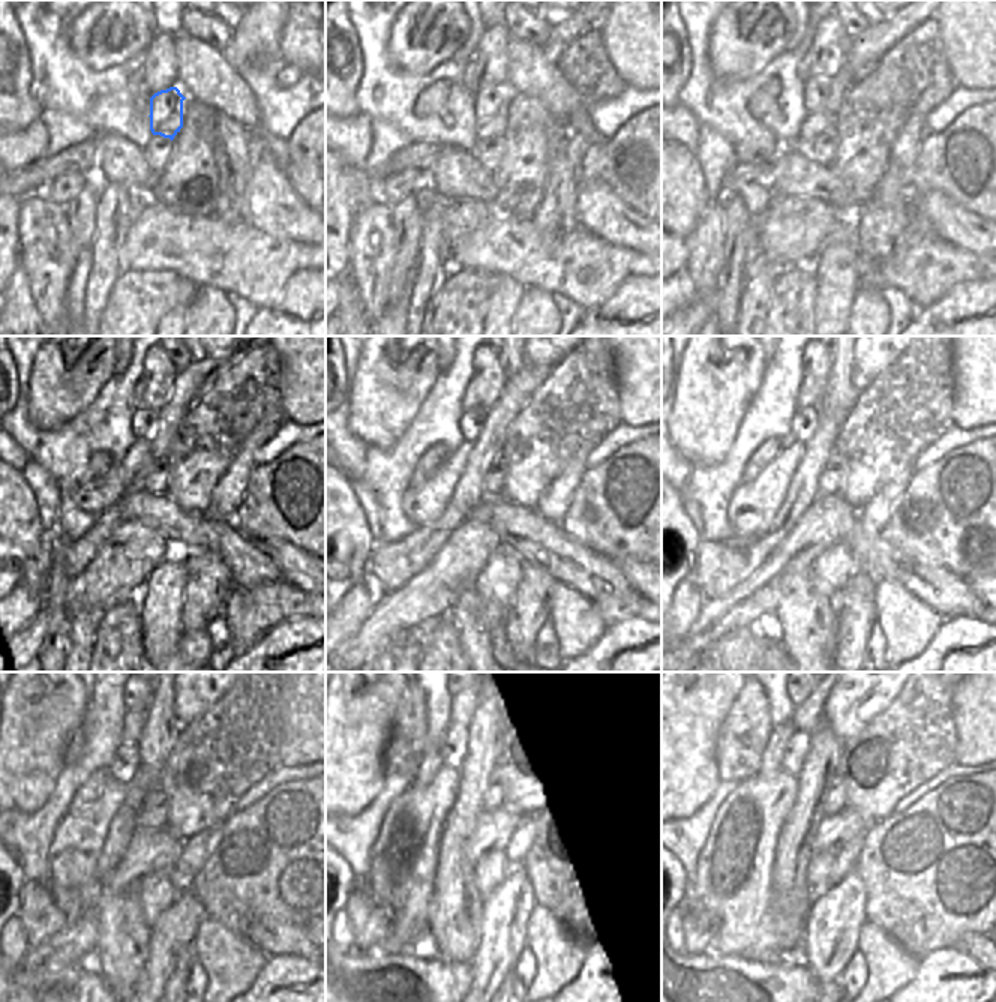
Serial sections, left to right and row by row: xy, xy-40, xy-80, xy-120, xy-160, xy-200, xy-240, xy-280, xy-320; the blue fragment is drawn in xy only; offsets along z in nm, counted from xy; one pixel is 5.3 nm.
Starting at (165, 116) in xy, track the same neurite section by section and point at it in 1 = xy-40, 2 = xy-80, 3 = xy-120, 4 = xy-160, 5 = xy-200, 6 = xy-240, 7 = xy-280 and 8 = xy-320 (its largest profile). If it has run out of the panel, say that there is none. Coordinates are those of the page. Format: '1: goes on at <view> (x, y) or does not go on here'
1: goes on at xy-40 (491, 101)
2: goes on at xy-80 (816, 89)
3: goes on at xy-120 (144, 420)
4: goes on at xy-160 (471, 422)
5: goes on at xy-200 (806, 420)
6: goes on at xy-240 (125, 765)
7: goes on at xy-280 (455, 747)
8: goes on at xy-320 (797, 746)

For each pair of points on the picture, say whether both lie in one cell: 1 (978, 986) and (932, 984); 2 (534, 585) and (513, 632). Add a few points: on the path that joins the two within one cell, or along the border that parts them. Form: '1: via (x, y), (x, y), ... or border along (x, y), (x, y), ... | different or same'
1: via (966, 986), (944, 986) | same
2: via (531, 597), (530, 611), (524, 620) | same

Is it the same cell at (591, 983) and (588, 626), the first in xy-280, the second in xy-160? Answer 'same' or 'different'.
different

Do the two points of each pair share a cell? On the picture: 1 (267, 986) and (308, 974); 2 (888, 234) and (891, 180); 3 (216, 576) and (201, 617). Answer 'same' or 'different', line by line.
1: same
2: same
3: same

